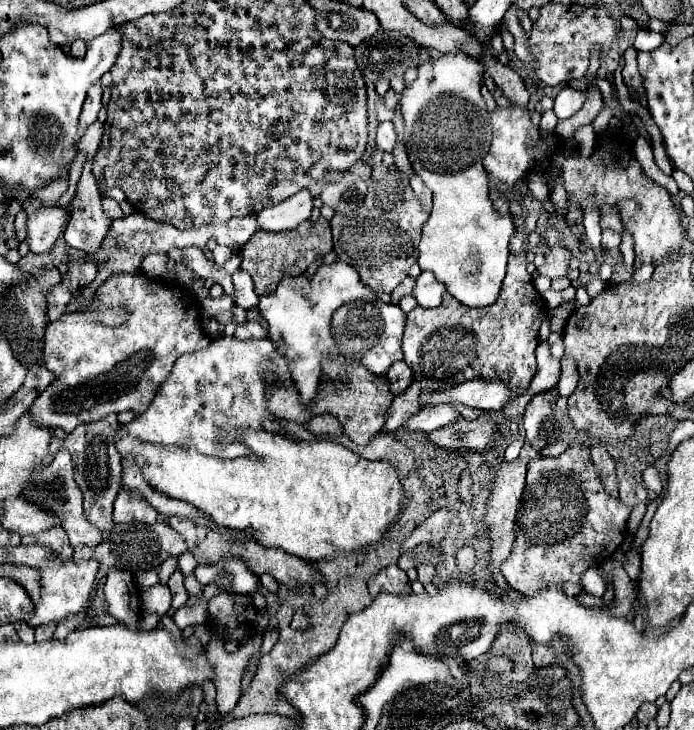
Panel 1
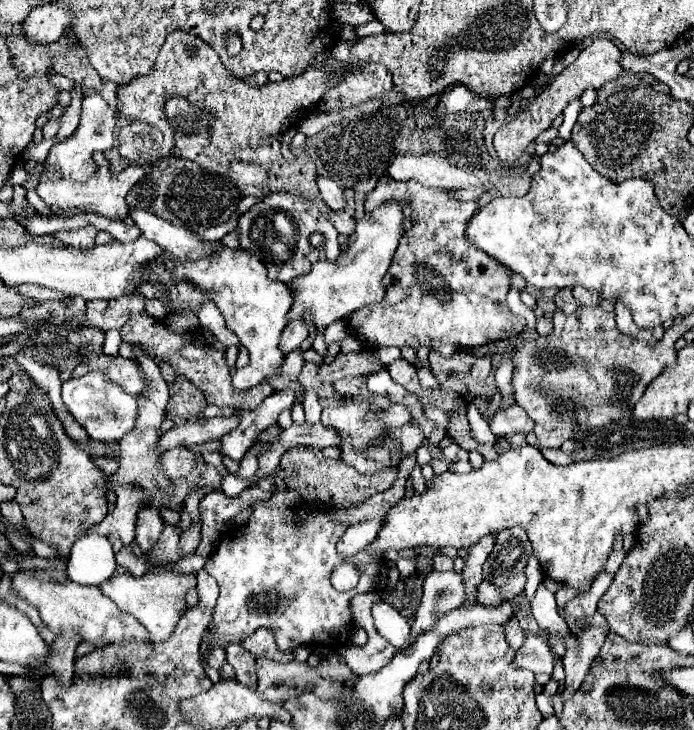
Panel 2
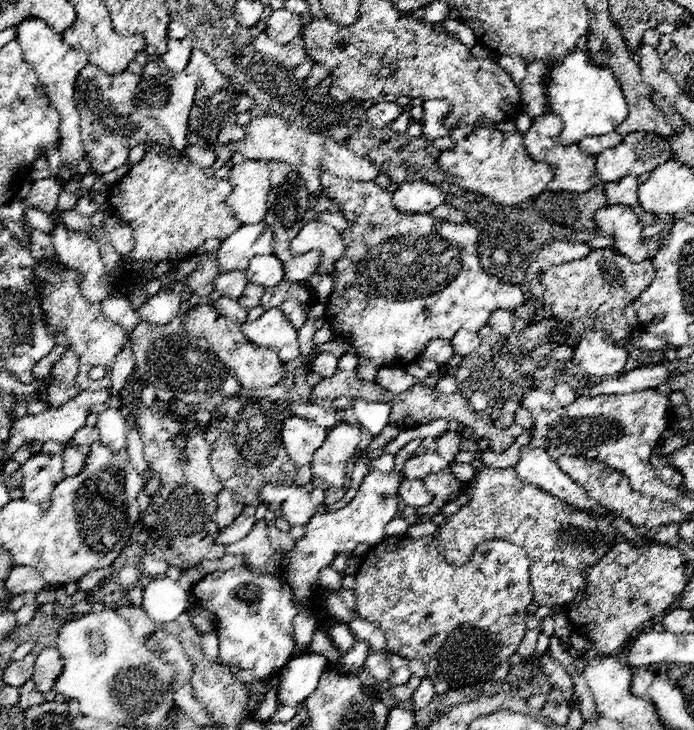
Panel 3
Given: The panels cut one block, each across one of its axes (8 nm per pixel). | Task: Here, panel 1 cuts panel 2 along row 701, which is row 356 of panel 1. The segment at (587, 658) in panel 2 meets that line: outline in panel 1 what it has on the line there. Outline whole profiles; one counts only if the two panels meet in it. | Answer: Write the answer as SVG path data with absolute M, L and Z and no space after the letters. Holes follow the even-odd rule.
M564 356L562 358L562 376L558 382L558 392L560 396L570 396L578 384L578 368L574 366L574 360Z

